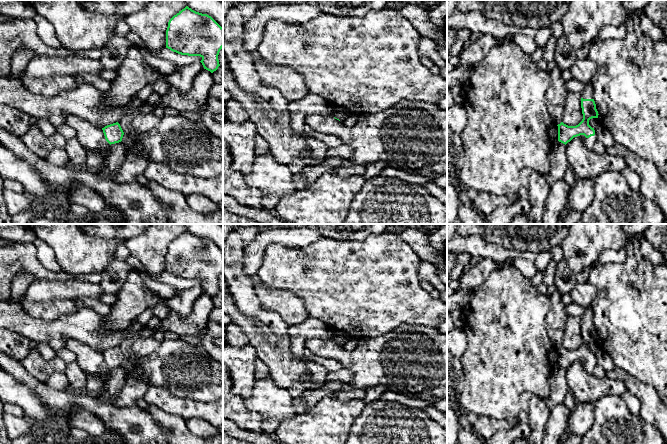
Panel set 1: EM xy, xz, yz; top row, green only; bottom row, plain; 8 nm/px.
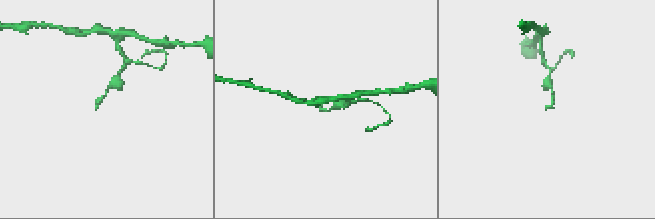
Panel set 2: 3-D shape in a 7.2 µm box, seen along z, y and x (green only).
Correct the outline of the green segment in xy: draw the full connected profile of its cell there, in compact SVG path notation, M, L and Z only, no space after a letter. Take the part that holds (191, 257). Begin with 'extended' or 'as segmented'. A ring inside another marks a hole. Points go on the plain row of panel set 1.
as segmented | M186 230L168 246L166 272L181 279L200 280L204 293L213 297L220 290L218 279L223 272L223 252L211 240Z

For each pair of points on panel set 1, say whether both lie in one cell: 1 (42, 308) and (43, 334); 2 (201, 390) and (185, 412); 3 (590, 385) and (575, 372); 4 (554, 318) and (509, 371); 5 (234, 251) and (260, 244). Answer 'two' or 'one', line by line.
1: two
2: two
3: one
4: two
5: two

